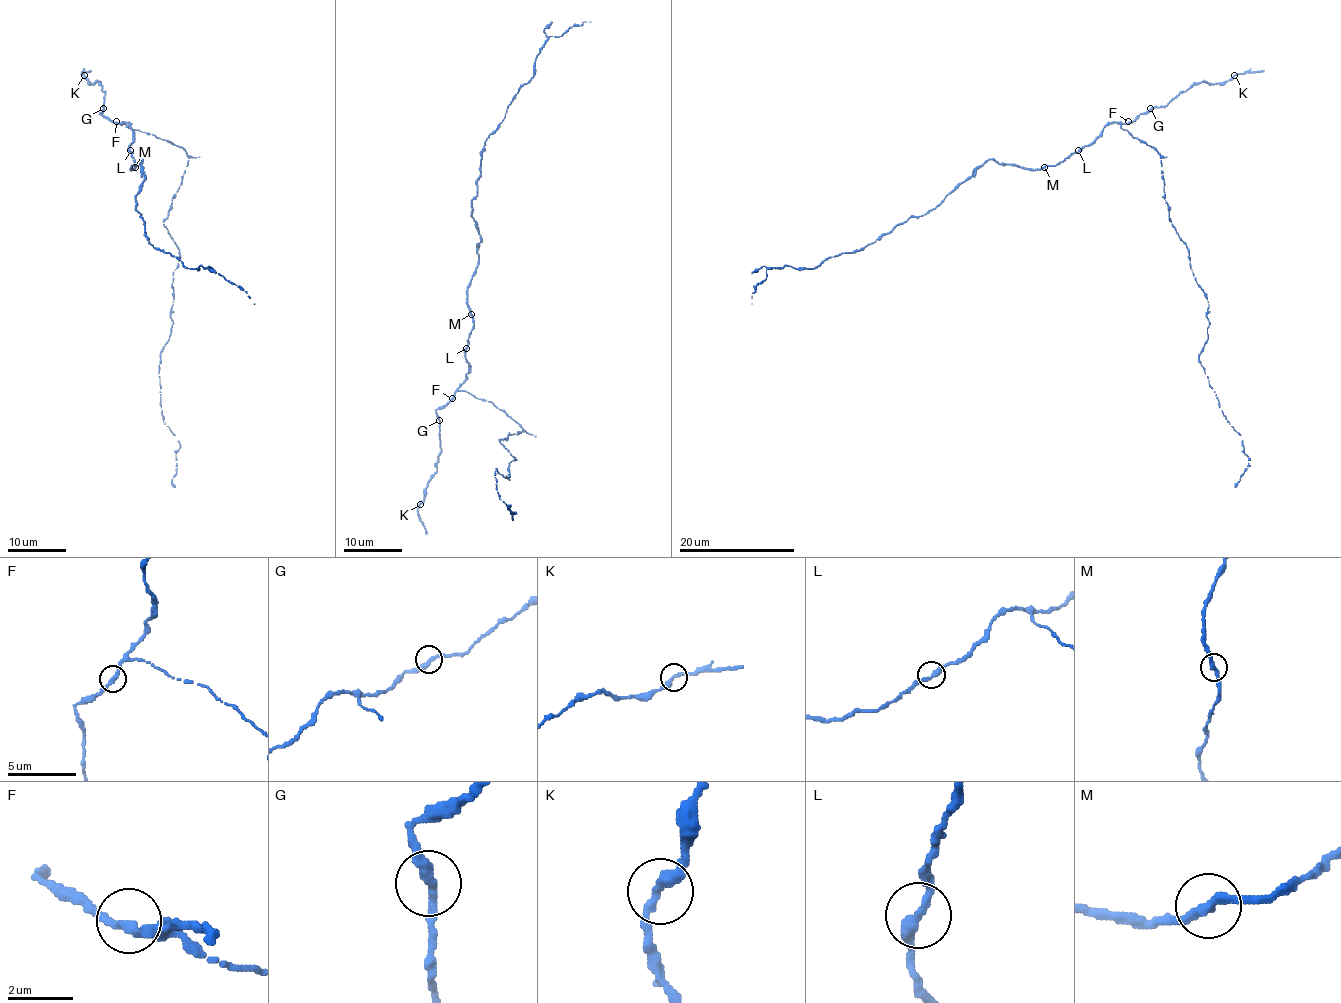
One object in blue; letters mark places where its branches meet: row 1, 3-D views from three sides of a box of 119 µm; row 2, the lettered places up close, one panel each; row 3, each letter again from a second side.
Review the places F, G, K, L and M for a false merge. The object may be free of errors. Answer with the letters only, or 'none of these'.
none of these

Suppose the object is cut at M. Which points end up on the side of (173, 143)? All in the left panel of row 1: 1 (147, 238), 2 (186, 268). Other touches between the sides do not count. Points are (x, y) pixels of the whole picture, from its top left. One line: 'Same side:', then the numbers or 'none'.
Same side: none

